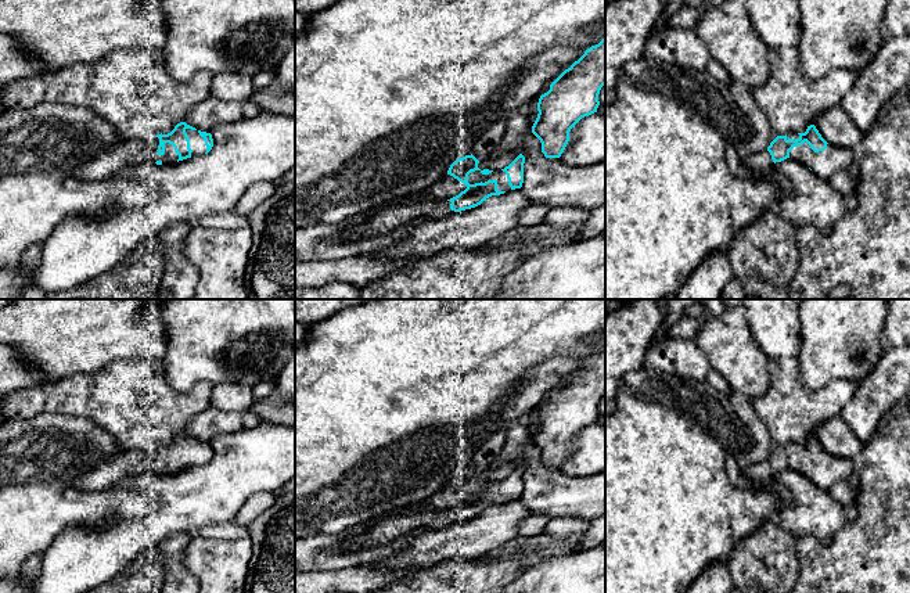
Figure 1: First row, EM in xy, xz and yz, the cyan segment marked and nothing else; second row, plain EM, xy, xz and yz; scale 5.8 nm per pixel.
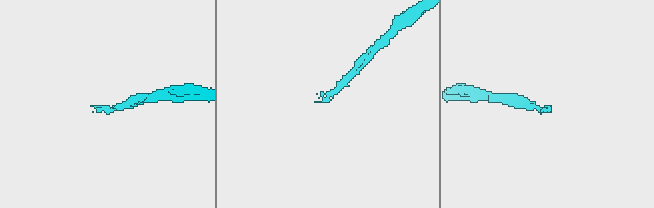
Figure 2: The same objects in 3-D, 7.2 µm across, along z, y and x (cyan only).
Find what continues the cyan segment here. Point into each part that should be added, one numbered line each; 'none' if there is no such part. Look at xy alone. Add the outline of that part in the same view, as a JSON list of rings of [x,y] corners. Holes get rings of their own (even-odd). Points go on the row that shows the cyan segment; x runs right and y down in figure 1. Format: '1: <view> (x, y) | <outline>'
1: xy (197, 144) | [[[186,129],[186,133],[190,140],[190,148],[193,150],[191,157],[204,155],[206,152],[206,145],[198,130]]]

